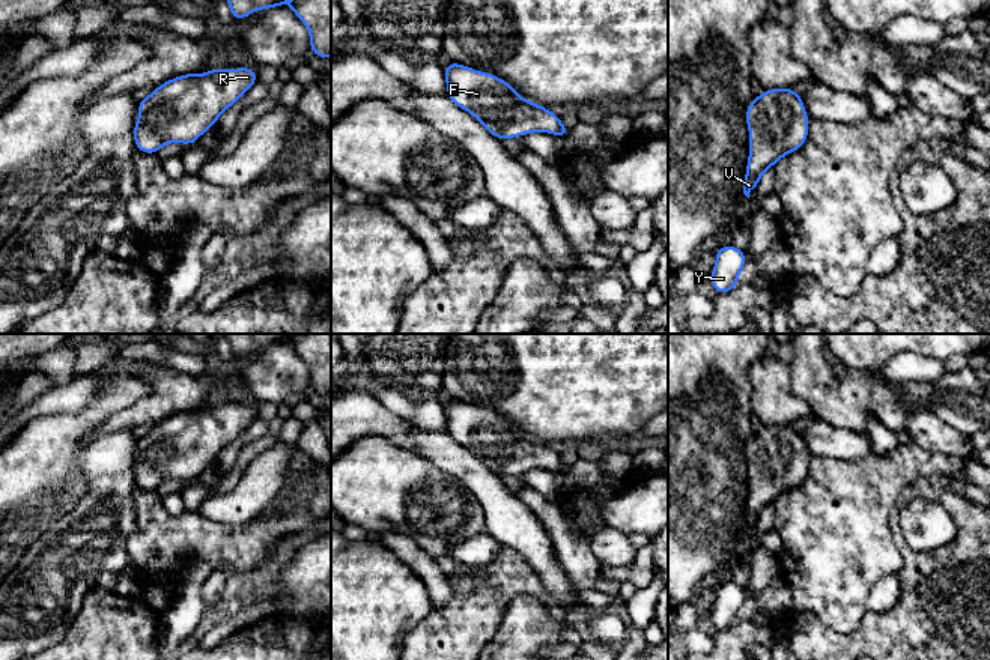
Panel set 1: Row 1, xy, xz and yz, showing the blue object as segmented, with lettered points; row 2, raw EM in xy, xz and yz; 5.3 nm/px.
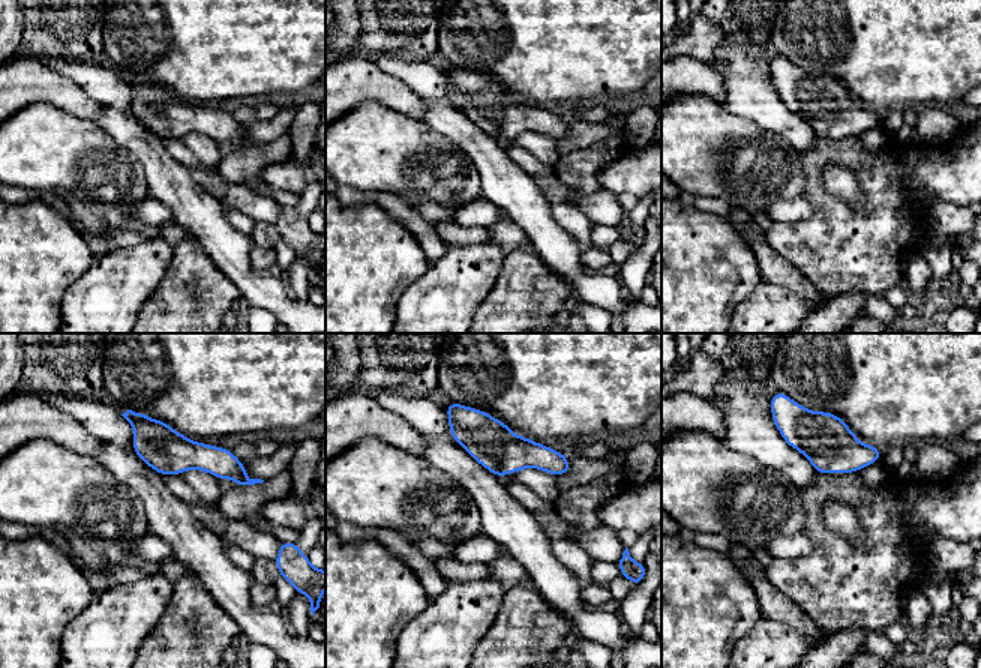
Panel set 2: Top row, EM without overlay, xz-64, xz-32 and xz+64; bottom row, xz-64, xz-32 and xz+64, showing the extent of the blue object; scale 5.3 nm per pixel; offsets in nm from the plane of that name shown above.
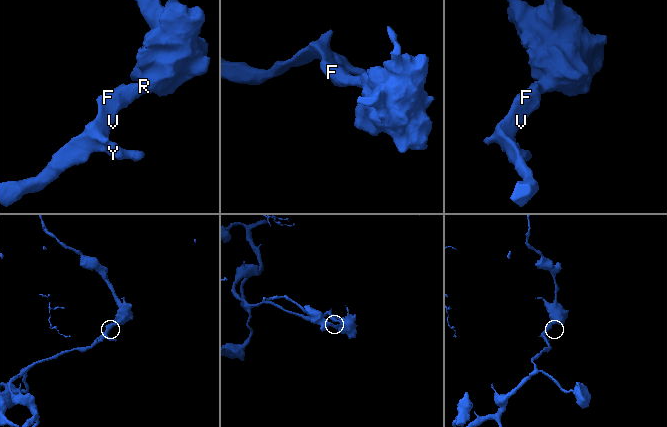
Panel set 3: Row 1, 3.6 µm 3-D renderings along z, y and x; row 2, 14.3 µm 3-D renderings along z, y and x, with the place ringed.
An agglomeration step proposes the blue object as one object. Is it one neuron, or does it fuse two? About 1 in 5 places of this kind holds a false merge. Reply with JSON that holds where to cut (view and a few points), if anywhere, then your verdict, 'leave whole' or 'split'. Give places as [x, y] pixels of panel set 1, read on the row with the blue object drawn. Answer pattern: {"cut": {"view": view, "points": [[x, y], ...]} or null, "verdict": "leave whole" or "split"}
{"cut": null, "verdict": "leave whole"}

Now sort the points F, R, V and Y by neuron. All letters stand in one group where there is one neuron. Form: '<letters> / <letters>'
F R V Y

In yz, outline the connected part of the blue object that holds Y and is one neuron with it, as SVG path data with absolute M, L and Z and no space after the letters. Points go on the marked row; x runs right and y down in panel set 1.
M725 245L718 248L716 262L712 272L710 284L716 293L727 293L736 287L737 277L743 269L746 256L743 250Z

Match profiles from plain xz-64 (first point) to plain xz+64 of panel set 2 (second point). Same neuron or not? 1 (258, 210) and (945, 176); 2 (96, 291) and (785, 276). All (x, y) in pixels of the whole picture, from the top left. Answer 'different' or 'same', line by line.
1: different
2: different

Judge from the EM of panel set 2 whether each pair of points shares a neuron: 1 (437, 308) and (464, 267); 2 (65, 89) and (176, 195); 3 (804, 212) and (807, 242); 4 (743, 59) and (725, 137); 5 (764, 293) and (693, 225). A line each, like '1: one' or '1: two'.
1: one
2: two
3: two
4: two
5: two

